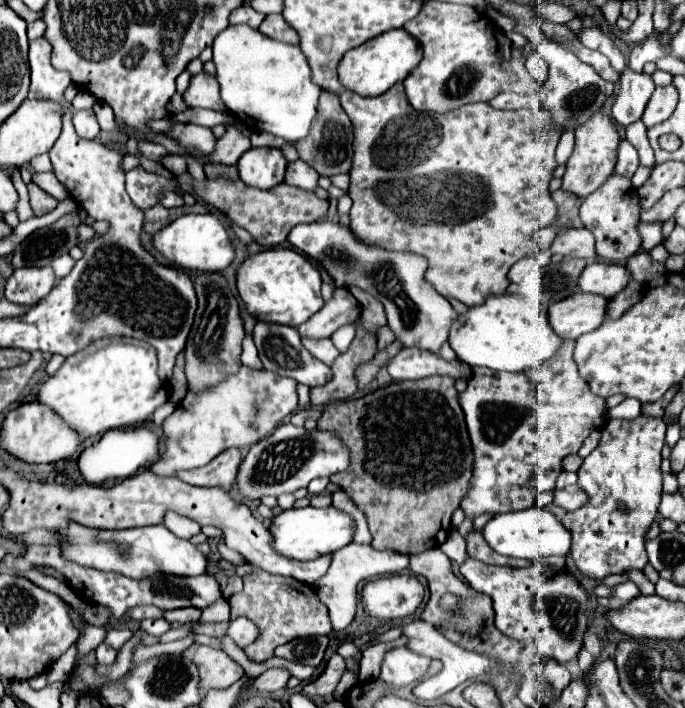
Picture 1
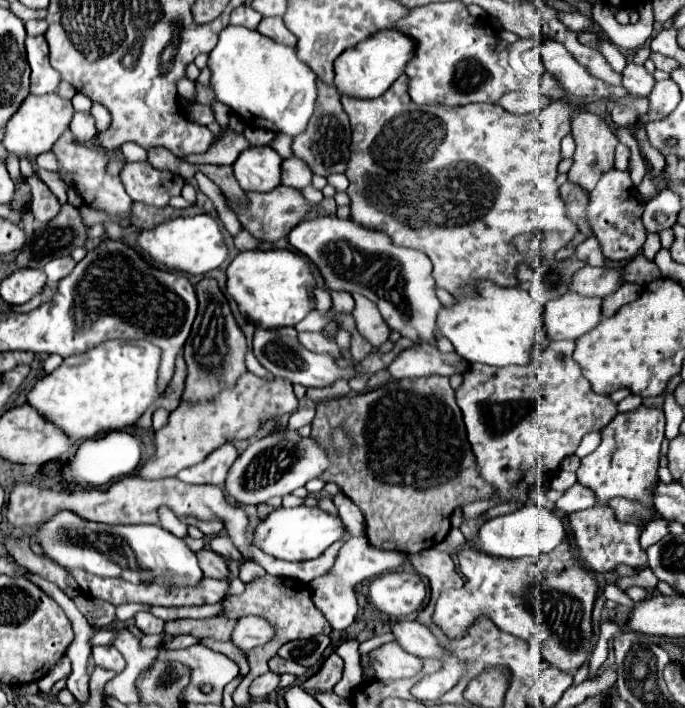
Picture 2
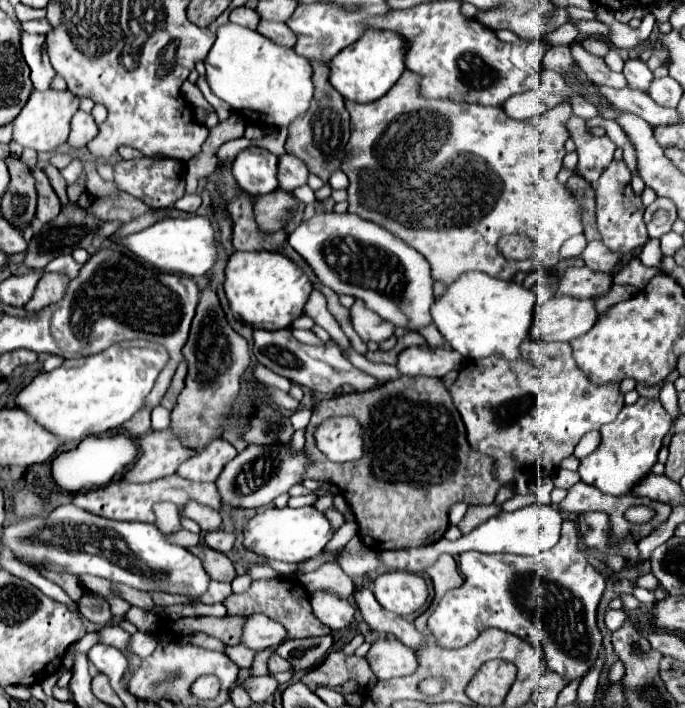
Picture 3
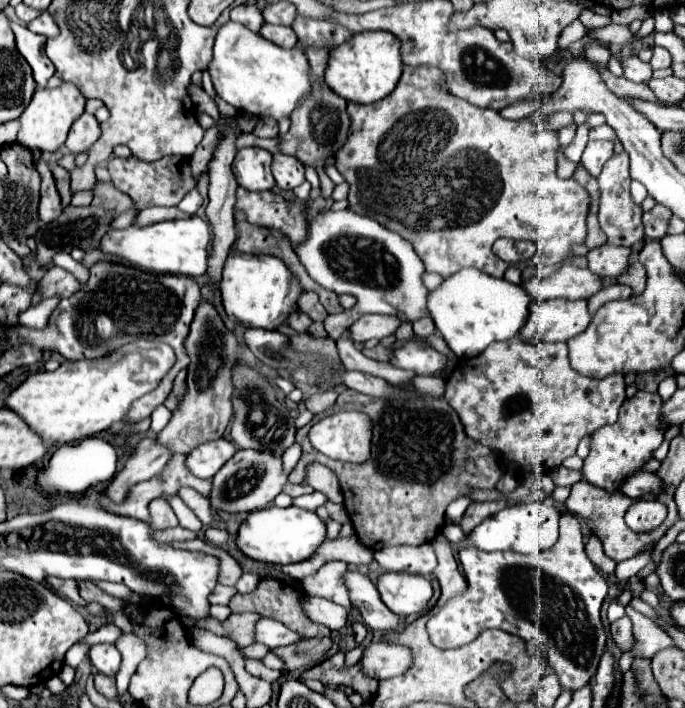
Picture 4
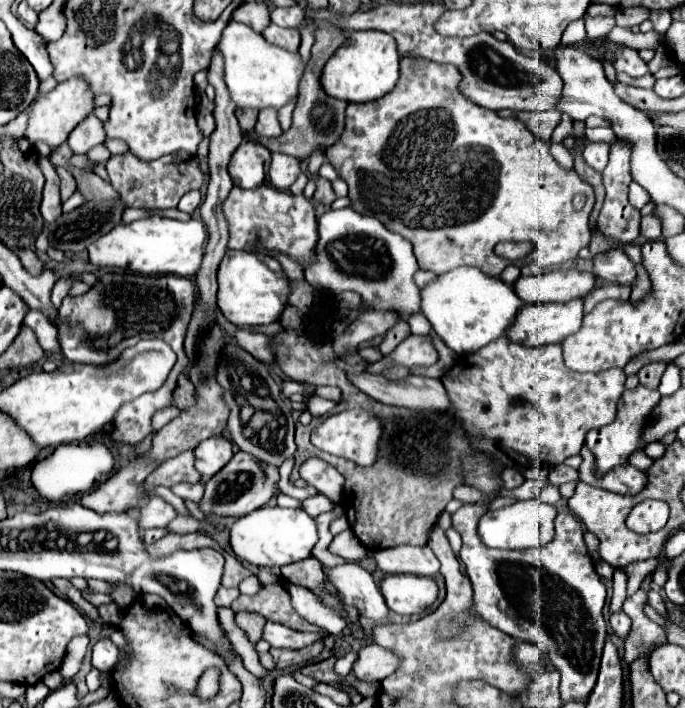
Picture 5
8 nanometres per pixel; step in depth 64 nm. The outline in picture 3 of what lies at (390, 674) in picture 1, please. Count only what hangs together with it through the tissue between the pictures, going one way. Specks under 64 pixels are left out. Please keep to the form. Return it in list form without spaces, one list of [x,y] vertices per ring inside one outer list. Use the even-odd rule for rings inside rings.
[[[380,638],[372,644],[366,654],[366,660],[376,678],[394,678],[408,676],[416,672],[416,654],[400,644],[396,638]]]

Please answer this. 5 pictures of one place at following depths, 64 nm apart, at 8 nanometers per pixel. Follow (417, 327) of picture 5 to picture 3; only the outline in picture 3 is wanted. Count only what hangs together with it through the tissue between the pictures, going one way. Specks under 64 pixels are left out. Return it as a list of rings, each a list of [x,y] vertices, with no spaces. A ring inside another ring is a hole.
[[[430,324],[430,326],[424,328],[424,330],[420,330],[420,334],[426,338],[426,342],[428,342],[430,346],[446,348],[446,340],[444,340],[444,336],[440,336],[440,332],[438,332],[438,328],[436,328],[434,324]]]

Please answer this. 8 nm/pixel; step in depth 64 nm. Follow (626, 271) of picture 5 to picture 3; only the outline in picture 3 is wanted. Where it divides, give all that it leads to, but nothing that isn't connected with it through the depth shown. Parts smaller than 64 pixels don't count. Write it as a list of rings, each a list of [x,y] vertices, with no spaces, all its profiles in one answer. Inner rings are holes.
[[[600,240],[588,242],[584,252],[580,254],[580,258],[586,262],[588,268],[592,268],[596,272],[612,272],[612,268],[620,260],[620,256],[616,252],[610,252],[608,248],[604,248],[604,244]]]

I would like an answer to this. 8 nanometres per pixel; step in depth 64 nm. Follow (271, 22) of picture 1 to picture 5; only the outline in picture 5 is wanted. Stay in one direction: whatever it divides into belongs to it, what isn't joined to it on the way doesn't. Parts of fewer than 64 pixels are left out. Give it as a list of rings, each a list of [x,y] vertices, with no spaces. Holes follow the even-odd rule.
[[[268,24],[262,32],[262,36],[270,42],[276,44],[288,52],[296,52],[300,46],[300,32],[296,28],[282,28],[276,24]]]

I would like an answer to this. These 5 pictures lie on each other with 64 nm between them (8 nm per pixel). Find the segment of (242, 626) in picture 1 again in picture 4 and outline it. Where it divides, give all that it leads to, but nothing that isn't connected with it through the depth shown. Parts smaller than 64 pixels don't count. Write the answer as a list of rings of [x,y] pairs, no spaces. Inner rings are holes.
[[[260,618],[254,626],[254,640],[272,648],[278,646],[286,646],[286,644],[294,644],[298,642],[302,636],[298,636],[296,632],[288,630],[284,624],[276,622],[276,620],[268,620],[268,618]]]

